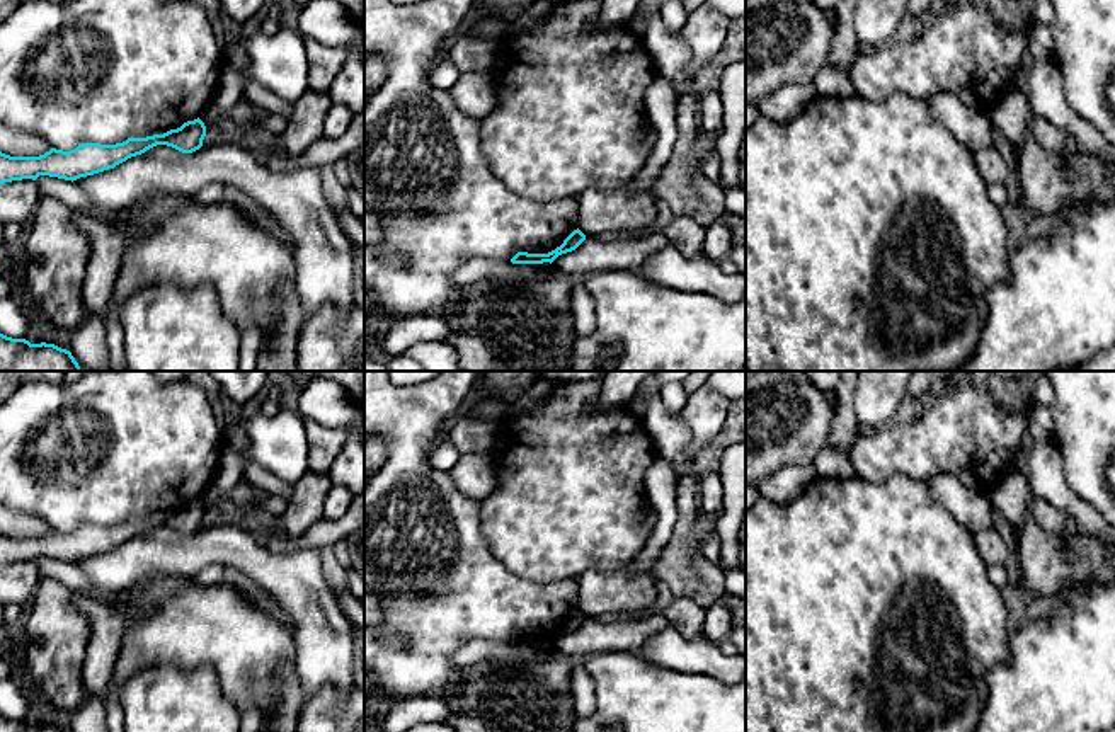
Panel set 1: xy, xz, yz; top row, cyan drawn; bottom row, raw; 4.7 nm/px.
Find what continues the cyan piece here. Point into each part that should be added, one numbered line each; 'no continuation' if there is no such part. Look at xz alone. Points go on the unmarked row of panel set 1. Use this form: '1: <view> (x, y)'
no continuation

